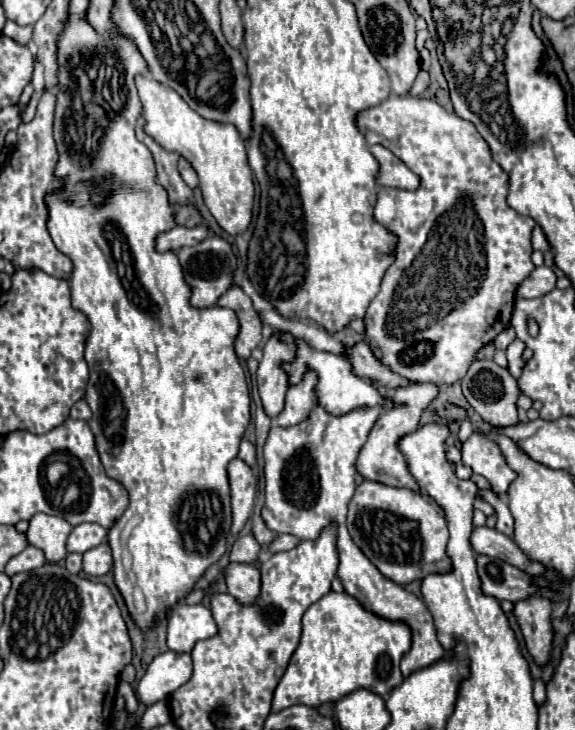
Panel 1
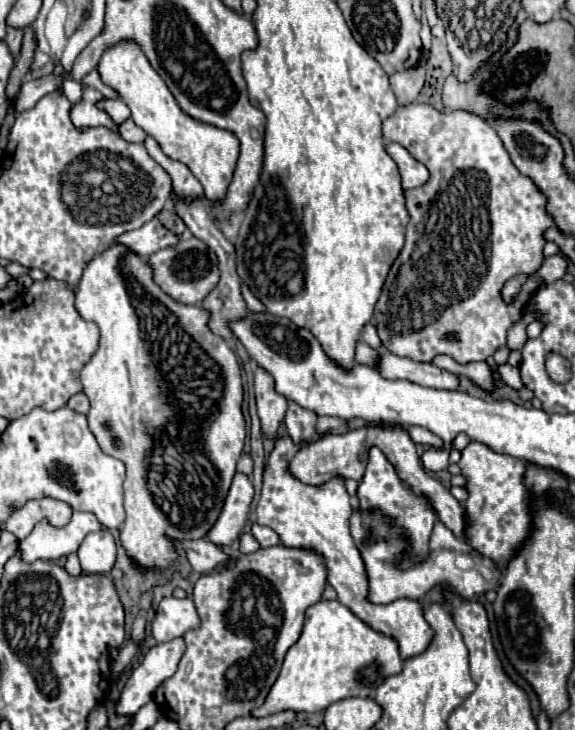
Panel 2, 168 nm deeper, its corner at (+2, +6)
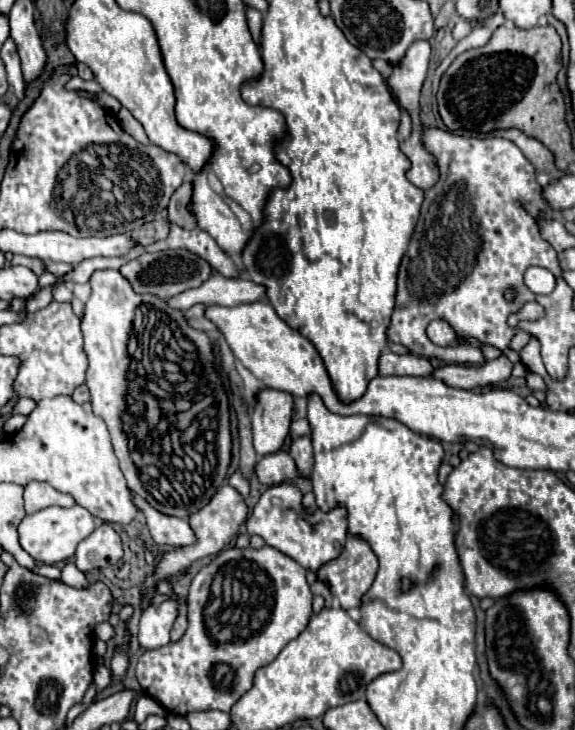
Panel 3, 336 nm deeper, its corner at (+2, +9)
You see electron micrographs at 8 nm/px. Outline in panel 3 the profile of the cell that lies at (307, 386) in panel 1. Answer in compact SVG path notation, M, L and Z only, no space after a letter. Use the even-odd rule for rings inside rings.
M296 437L290 445L290 455L294 457L294 461L298 463L298 469L302 471L304 477L310 477L310 469L312 469L312 439L310 437Z

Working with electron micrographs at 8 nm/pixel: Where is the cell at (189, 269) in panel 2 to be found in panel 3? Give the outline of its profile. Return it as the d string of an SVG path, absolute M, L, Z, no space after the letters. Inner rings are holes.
M168 249L168 251L160 251L160 253L142 253L138 259L120 267L120 271L122 271L122 275L126 275L126 279L130 279L134 291L152 293L152 295L158 295L162 299L170 299L186 289L200 287L206 279L212 277L210 263L204 261L202 257L194 255L188 249Z

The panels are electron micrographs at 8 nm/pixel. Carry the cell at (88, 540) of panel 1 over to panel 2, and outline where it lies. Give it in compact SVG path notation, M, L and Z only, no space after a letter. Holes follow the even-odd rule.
M74 512L66 526L50 526L50 522L42 520L34 526L28 538L20 540L18 554L24 562L46 560L54 562L62 556L76 552L82 540L90 532L98 532L102 526L90 512Z

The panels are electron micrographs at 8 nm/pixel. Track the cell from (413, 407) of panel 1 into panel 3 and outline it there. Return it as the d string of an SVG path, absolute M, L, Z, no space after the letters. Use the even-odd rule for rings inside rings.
M276 451L272 455L258 459L256 475L258 475L258 481L262 485L270 487L270 485L284 483L286 479L292 481L292 479L300 477L300 471L298 471L296 461L292 459L292 455L288 451Z

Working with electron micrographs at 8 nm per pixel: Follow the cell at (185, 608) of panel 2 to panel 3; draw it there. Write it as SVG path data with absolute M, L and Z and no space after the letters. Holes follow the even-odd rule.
M170 597L160 605L148 605L140 617L138 641L142 649L156 649L168 643L170 629L178 617L178 601Z

